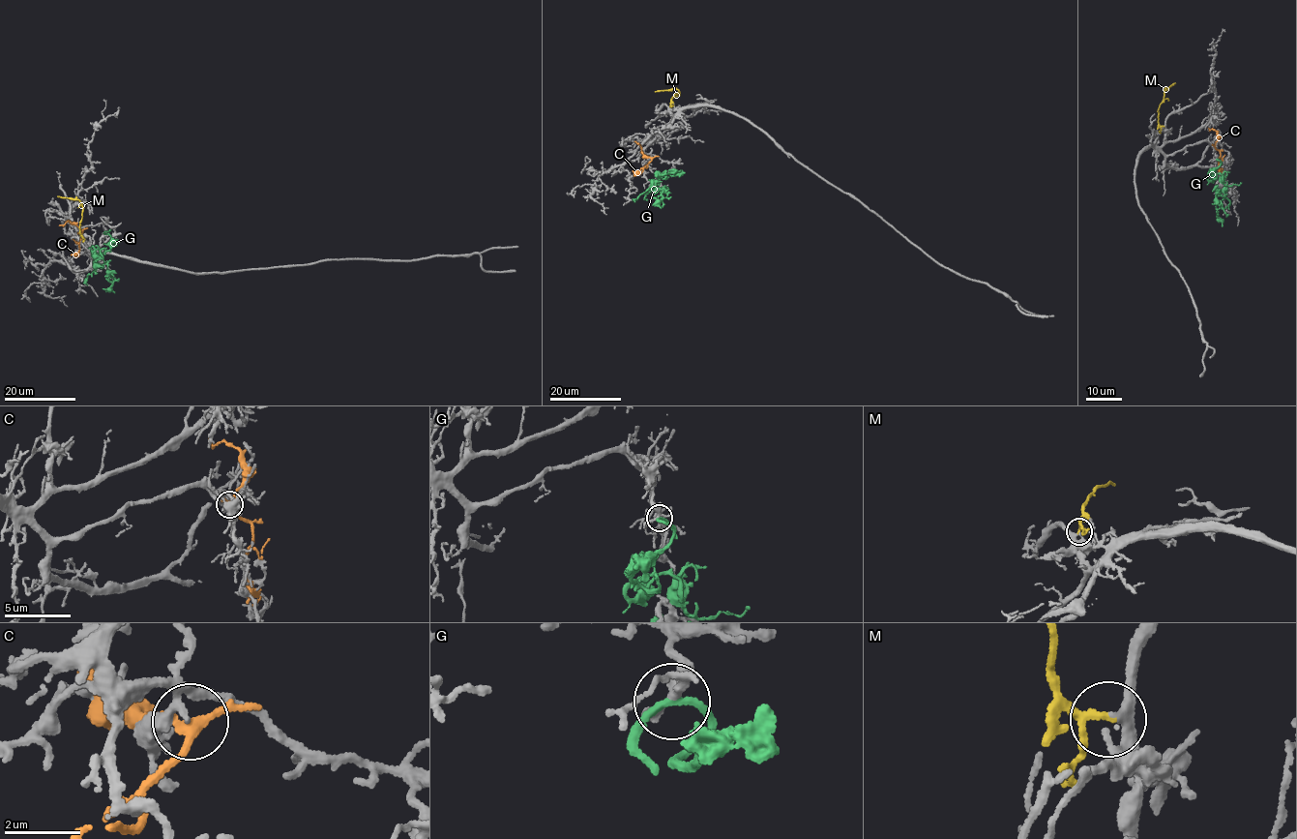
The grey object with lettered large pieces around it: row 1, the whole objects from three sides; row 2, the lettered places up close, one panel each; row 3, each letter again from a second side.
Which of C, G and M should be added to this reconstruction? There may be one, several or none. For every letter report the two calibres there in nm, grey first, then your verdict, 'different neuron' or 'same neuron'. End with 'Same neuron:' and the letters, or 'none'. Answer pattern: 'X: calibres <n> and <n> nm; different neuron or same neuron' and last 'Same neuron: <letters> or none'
C: calibres 120 and 200 nm; different neuron
G: calibres 200 and 170 nm; different neuron
M: calibres 240 and 170 nm; same neuron
Same neuron: M

